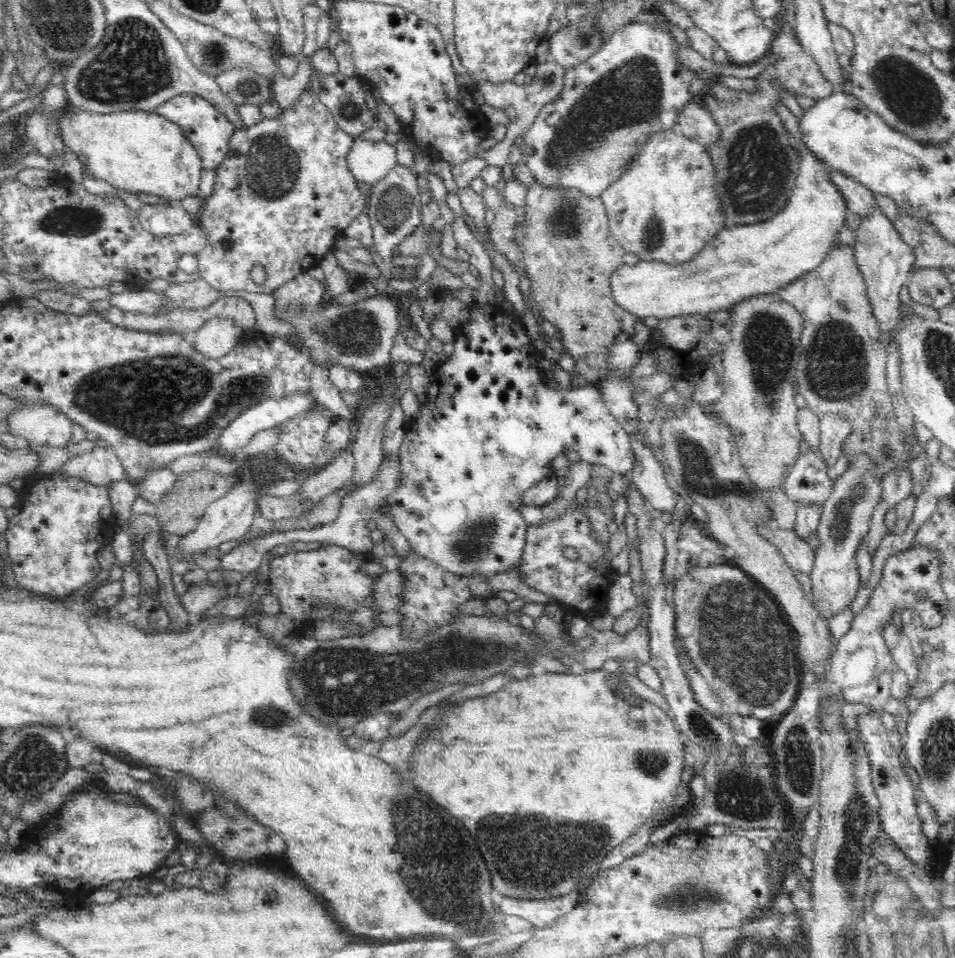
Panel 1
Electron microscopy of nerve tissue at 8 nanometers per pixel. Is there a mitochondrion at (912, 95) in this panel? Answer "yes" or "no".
yes

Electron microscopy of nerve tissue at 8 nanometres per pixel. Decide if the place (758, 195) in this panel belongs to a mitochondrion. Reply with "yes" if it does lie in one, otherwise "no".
yes

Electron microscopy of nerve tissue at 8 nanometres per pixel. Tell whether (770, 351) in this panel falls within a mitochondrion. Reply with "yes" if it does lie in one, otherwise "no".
yes

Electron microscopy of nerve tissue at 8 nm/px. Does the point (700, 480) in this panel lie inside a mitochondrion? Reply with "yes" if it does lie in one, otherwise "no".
yes

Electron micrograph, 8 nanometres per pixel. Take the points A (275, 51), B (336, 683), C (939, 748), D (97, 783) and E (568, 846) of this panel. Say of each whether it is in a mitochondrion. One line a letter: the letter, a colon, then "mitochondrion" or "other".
A: other
B: mitochondrion
C: mitochondrion
D: other
E: mitochondrion

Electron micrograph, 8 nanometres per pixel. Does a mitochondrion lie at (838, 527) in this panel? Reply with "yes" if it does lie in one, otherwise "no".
yes

